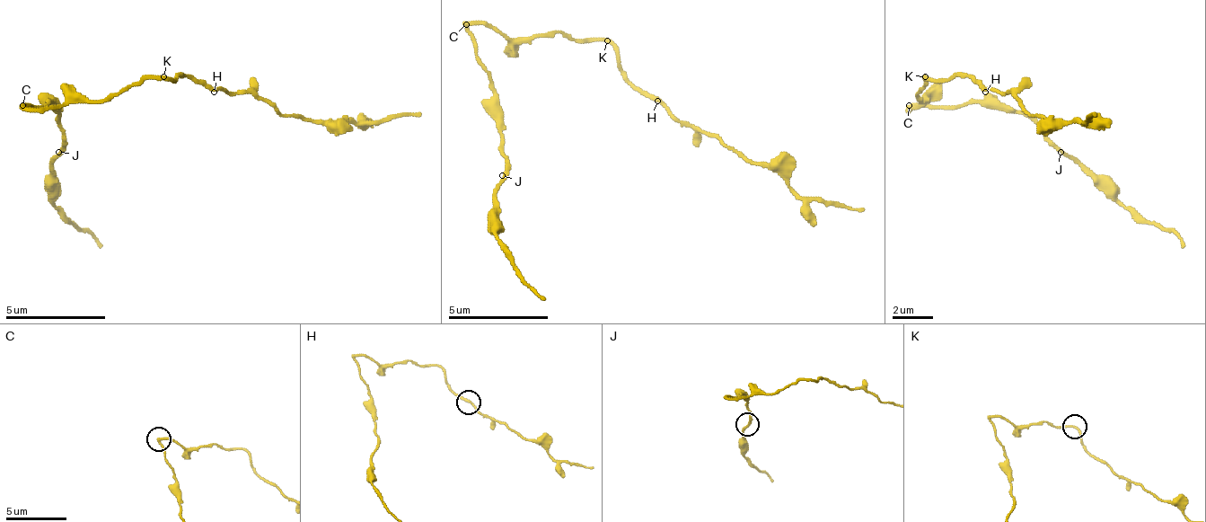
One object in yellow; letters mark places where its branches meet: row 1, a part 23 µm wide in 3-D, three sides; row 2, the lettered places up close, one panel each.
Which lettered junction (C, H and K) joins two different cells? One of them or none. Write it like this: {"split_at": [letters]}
{"split_at": ["C"]}

